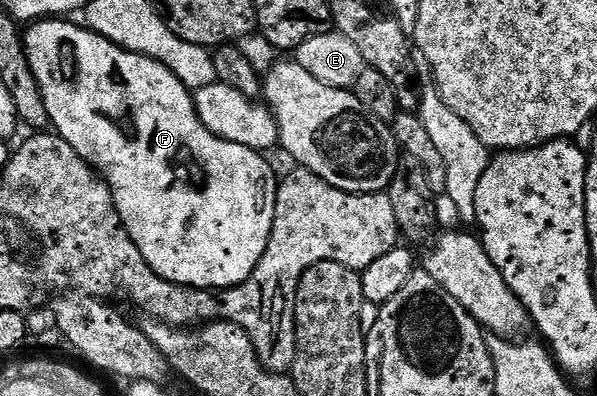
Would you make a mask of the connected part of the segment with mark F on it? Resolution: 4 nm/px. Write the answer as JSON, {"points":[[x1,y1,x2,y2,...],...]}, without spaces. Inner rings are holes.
{"points":[[49,17,33,22,29,26,32,28,29,31,27,28,23,32,24,52,30,61,34,81,38,81,42,101,46,101,46,113,55,134,66,140,108,184,114,197,114,205,120,214,121,223,130,233,134,245,138,245,142,257,146,257,150,269,154,269,154,273,158,273,166,281,183,287,223,289,245,283,250,277,250,273,254,273,262,253,266,253,266,245,274,221,278,175,272,172,271,165,264,160,267,158,261,152,250,149,246,145,238,145,234,141,226,141,222,137,210,133,210,129,206,129,206,125,202,125,202,121,198,117,193,92,189,91,186,85,182,85,182,81,178,81,178,77,174,77,174,73,170,73,170,69,166,69,166,65,145,55,122,49,118,45,106,41,106,37,89,31,87,26,81,25,79,22,77,22,78,24,68,22,72,21,64,17]]}

